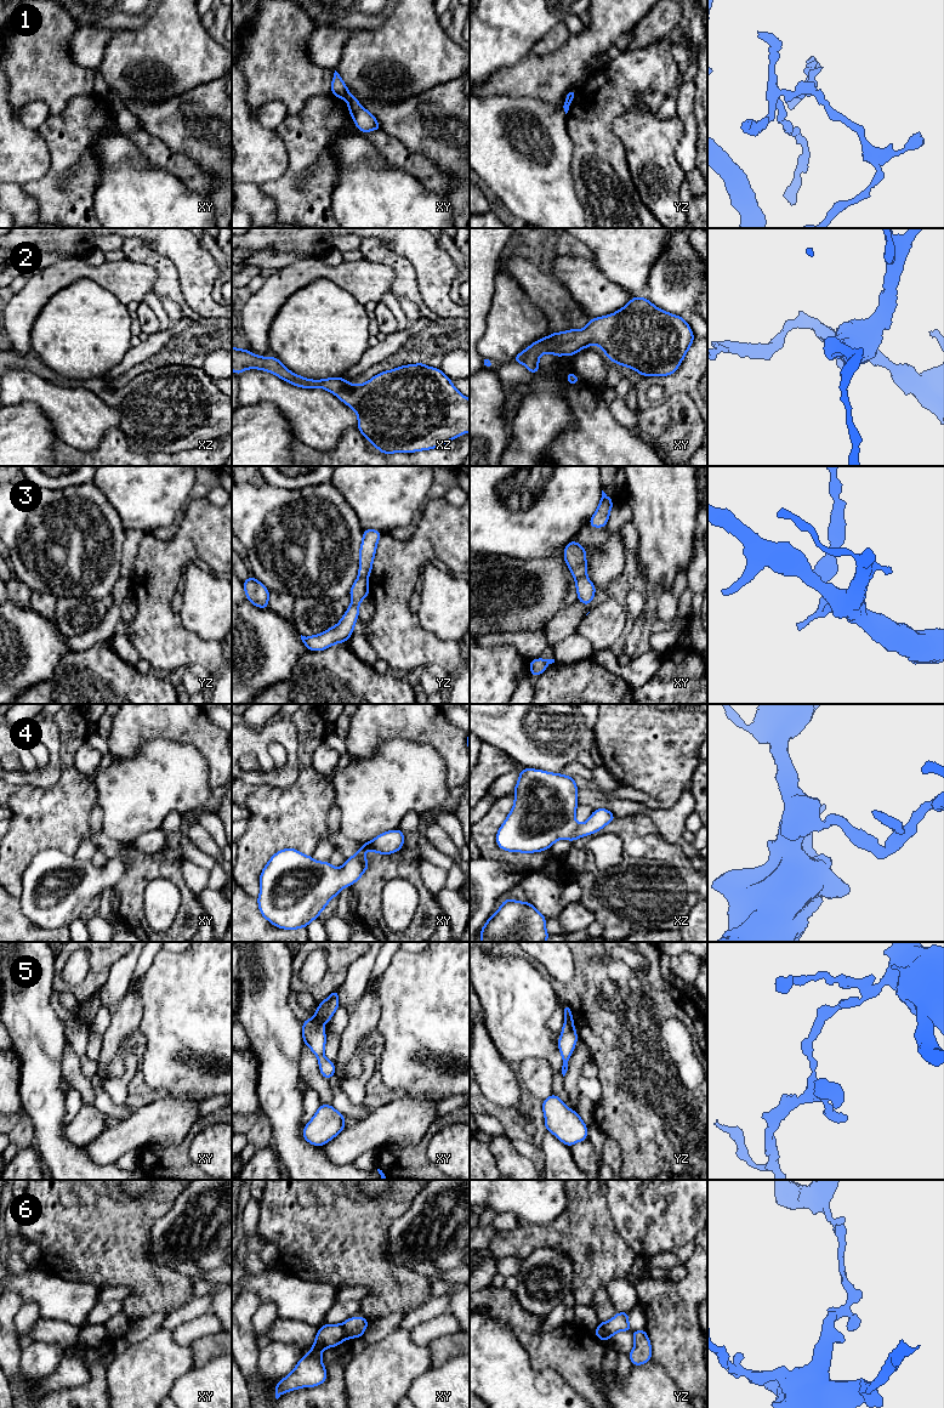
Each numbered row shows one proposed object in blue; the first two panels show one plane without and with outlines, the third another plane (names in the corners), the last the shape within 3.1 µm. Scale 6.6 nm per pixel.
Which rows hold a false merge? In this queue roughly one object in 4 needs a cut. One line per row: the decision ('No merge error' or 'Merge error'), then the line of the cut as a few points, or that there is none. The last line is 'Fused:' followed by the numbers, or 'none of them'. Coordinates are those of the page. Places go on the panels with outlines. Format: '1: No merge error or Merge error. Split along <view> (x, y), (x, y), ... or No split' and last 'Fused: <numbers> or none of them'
1: Merge error. Split along xy (348, 92), (345, 97)
2: No merge error. No split
3: Merge error. Split along xy (585, 575), (575, 580)
4: No merge error. No split
5: Merge error. Split along xy (316, 1016), (323, 1022)
6: Merge error. Split along xy (341, 1324), (346, 1338)
Fused: 1, 3, 5, 6

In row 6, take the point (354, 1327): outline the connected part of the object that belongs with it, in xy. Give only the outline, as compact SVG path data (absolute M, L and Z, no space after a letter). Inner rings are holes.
M362 1316L348 1318L342 1323L346 1339L362 1338L368 1325L369 1322Z

